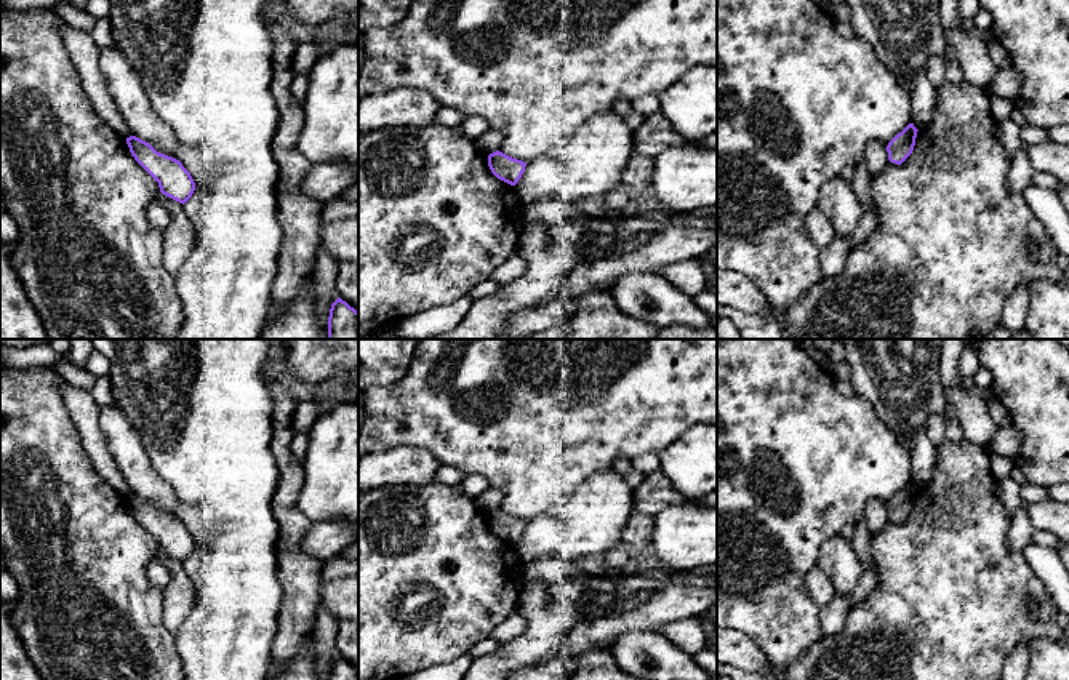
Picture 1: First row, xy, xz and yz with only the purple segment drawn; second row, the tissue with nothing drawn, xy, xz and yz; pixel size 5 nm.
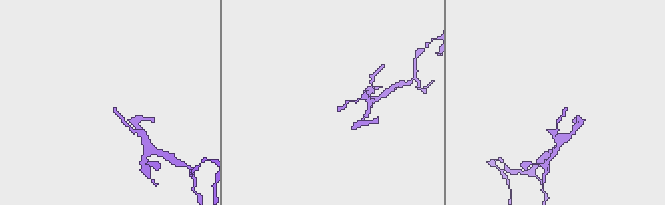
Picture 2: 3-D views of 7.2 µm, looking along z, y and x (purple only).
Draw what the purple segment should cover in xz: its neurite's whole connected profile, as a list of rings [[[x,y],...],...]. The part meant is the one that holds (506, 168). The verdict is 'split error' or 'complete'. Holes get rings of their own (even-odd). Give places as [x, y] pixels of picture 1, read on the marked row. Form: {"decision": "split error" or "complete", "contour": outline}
{"decision": "complete", "contour": [[[496,150],[488,155],[488,166],[498,179],[515,186],[522,178],[526,163]]]}

